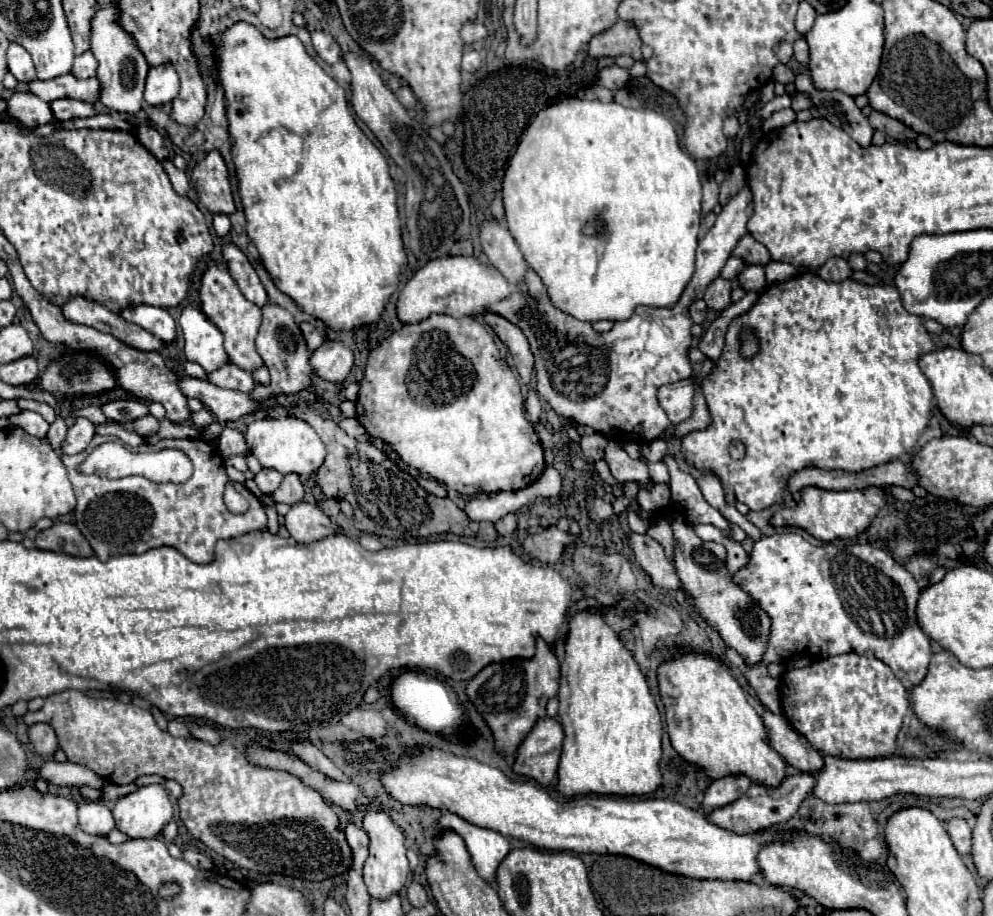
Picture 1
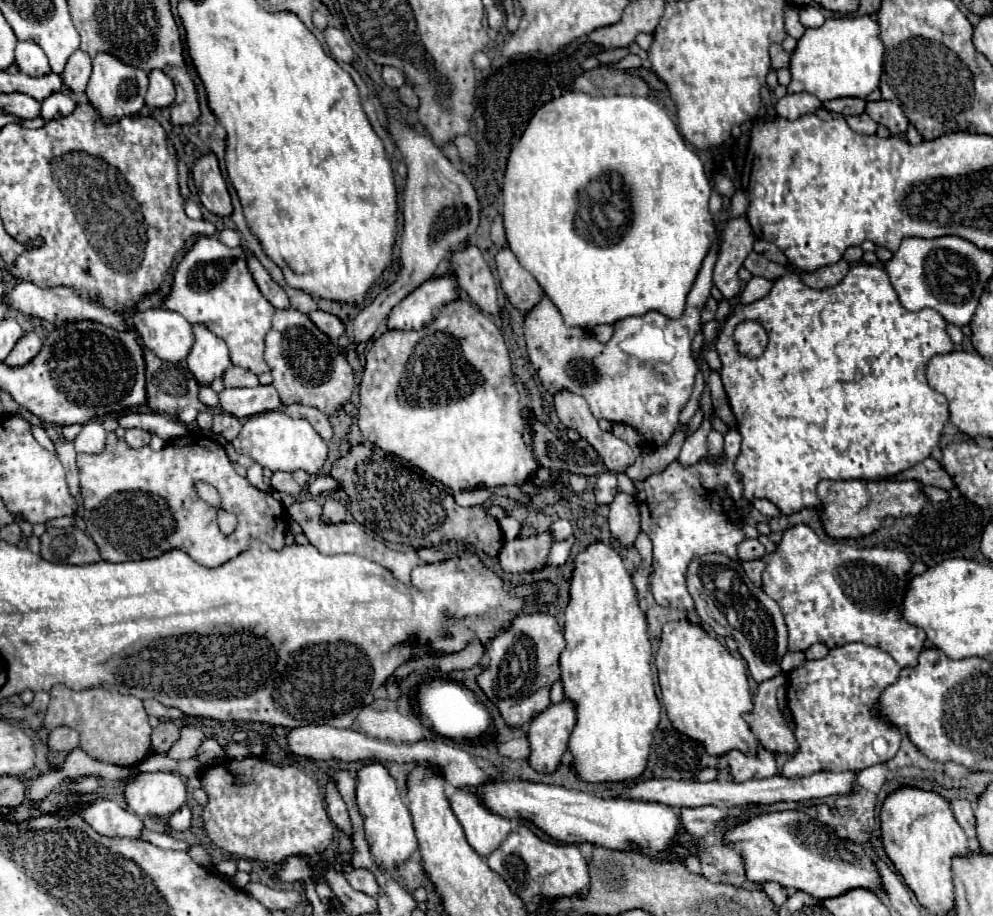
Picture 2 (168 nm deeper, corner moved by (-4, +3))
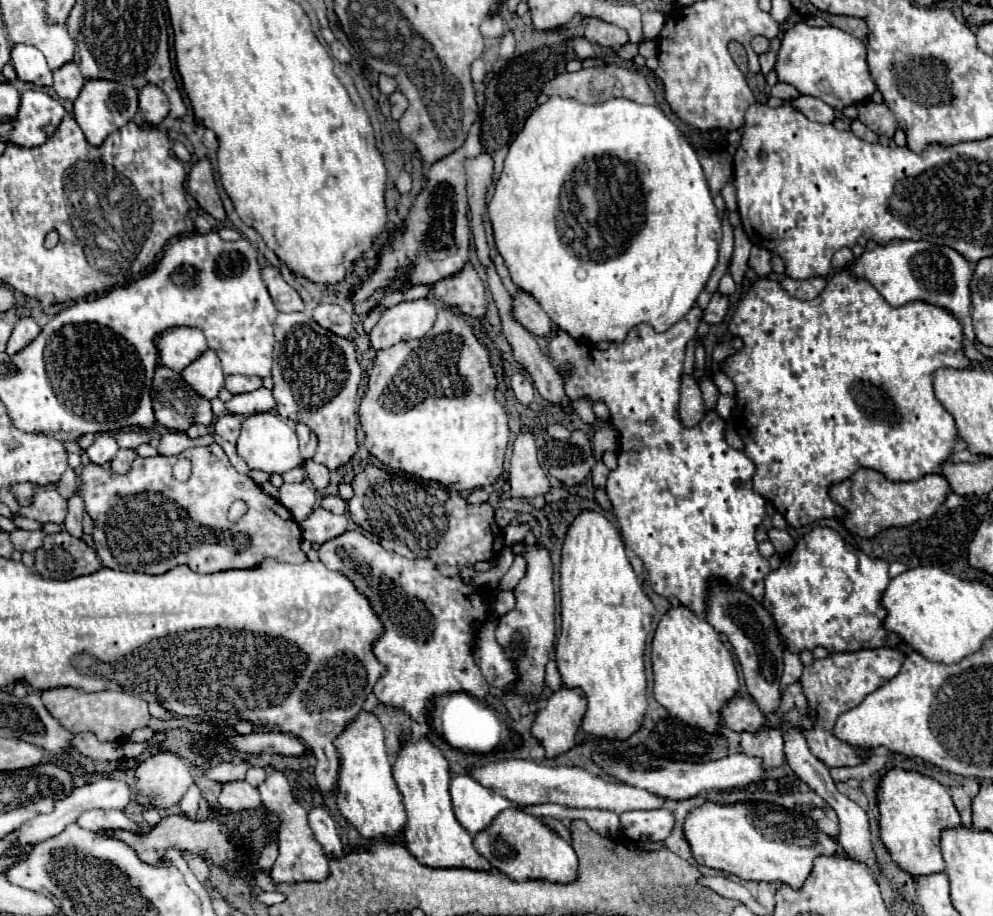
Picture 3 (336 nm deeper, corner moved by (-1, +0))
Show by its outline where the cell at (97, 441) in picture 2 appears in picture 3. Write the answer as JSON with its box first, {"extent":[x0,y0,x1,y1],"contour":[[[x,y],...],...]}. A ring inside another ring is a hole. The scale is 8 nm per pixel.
{"extent":[85,432,119,466],"contour":[[[103,432],[103,434],[97,434],[97,436],[95,436],[93,446],[87,448],[85,452],[87,452],[87,458],[89,458],[93,464],[103,466],[103,464],[107,464],[107,462],[111,462],[111,460],[115,458],[117,450],[119,450],[119,446],[117,446],[115,438],[113,438],[111,434]]]}

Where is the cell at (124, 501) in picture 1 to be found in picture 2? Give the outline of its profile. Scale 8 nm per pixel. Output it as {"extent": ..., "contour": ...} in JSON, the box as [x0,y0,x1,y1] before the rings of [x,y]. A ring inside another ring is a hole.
{"extent":[76,433,286,567],"contour":[[[108,433],[106,449],[100,455],[78,453],[76,467],[80,473],[82,517],[86,521],[86,531],[98,545],[104,561],[122,563],[132,559],[150,559],[150,557],[158,557],[168,549],[182,549],[200,565],[218,567],[228,559],[236,557],[238,553],[242,553],[244,549],[248,549],[250,539],[264,541],[272,549],[284,547],[284,533],[286,533],[284,505],[278,503],[270,493],[252,487],[246,477],[238,475],[224,447],[208,435],[186,435],[174,439],[172,443],[166,443],[164,449],[160,451],[152,451],[150,447],[140,447],[140,449],[128,447],[128,443],[124,443],[124,439],[118,439],[116,433]],[[196,481],[214,485],[222,497],[222,507],[238,517],[238,527],[232,535],[224,535],[218,529],[216,509],[198,497],[194,489]]]}

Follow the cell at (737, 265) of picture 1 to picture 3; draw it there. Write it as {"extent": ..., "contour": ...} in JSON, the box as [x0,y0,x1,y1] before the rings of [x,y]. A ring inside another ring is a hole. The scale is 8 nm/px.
{"extent":[749,246,773,278],"contour":[[[753,246],[751,256],[749,256],[749,266],[757,272],[759,278],[769,276],[773,272],[773,268],[771,268],[771,252],[767,248]]]}

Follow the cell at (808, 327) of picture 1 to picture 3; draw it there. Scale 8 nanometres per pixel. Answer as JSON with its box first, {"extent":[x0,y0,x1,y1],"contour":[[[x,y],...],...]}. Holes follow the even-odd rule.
{"extent":[723,270,971,528],"contour":[[[839,270],[829,278],[829,286],[825,286],[825,290],[809,302],[801,302],[801,300],[785,294],[785,290],[775,280],[759,278],[749,288],[749,292],[741,300],[739,308],[735,310],[735,314],[729,322],[729,330],[733,336],[739,336],[745,342],[743,350],[729,356],[723,364],[723,372],[737,386],[737,394],[735,394],[737,406],[731,414],[733,426],[735,426],[735,430],[739,430],[739,436],[745,442],[745,454],[753,460],[753,464],[757,468],[757,472],[753,476],[753,490],[759,492],[765,500],[769,500],[775,506],[775,510],[785,516],[789,526],[801,528],[801,526],[807,526],[821,518],[845,518],[847,510],[837,506],[829,498],[827,492],[833,484],[847,480],[859,468],[875,468],[877,472],[883,472],[883,476],[887,476],[889,480],[905,480],[907,482],[907,480],[919,480],[927,474],[941,470],[941,466],[949,460],[955,440],[957,440],[957,426],[955,426],[953,416],[935,398],[933,374],[939,368],[969,368],[971,366],[971,360],[965,356],[965,350],[963,350],[963,338],[965,338],[963,322],[951,310],[933,306],[933,304],[927,304],[921,300],[907,302],[905,306],[895,308],[889,302],[885,302],[885,298],[867,280],[857,280],[847,270]]]}

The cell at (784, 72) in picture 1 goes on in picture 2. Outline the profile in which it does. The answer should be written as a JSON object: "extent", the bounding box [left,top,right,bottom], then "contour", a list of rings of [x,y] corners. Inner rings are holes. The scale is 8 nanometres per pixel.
{"extent":[770,45,790,71],"contour":[[[782,45],[770,47],[770,59],[772,59],[772,69],[776,69],[776,71],[790,65],[790,55],[782,49]]]}

